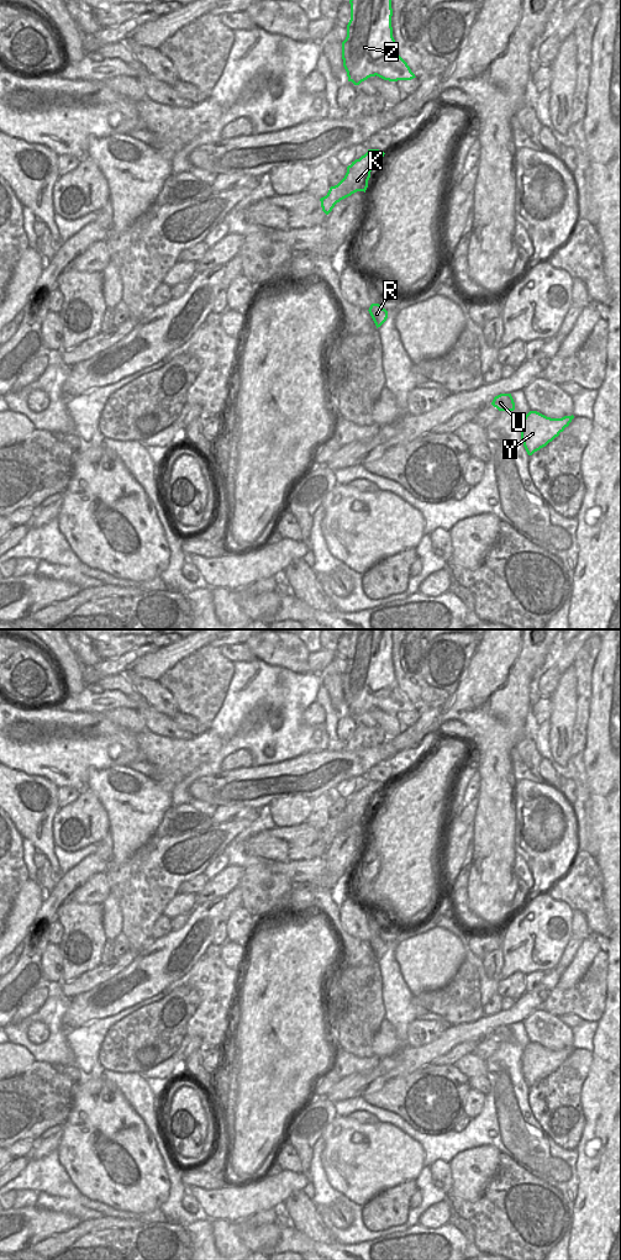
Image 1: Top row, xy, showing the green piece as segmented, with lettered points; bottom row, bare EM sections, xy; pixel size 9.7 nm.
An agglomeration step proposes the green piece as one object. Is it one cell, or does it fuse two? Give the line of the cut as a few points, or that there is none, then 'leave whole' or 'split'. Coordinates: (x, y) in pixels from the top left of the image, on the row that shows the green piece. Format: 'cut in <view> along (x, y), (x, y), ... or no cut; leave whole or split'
no cut; leave whole

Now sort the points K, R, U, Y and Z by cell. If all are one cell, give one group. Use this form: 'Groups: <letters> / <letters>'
Groups: K R U Y Z

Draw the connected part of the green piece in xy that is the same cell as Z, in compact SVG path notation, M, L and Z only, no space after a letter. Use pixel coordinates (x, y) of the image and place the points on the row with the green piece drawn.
M349 0L351 20L342 42L348 81L359 85L370 77L411 80L415 74L398 54L391 27L391 0Z

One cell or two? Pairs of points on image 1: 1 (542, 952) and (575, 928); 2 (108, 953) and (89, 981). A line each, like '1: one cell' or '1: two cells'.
1: two cells
2: two cells

